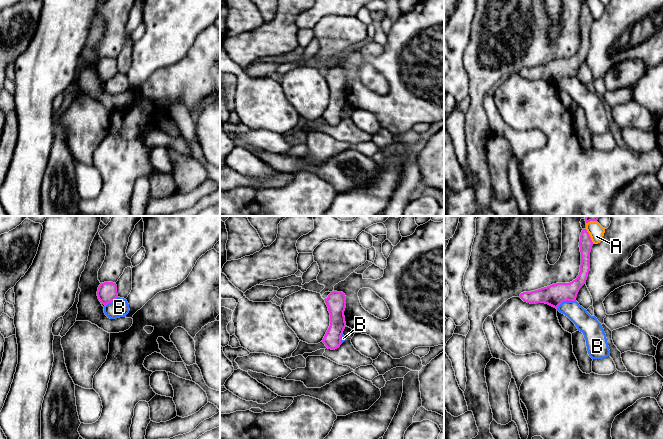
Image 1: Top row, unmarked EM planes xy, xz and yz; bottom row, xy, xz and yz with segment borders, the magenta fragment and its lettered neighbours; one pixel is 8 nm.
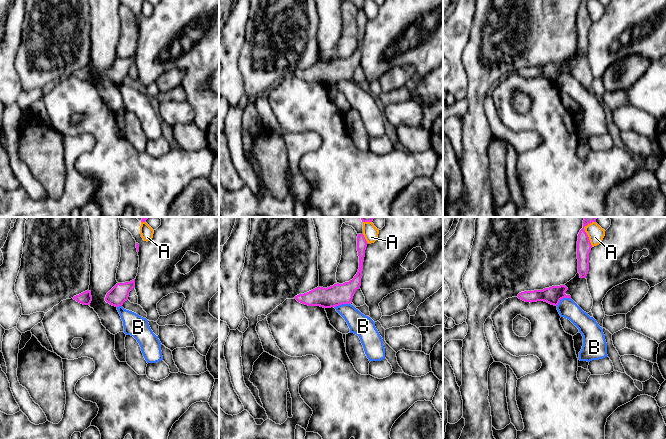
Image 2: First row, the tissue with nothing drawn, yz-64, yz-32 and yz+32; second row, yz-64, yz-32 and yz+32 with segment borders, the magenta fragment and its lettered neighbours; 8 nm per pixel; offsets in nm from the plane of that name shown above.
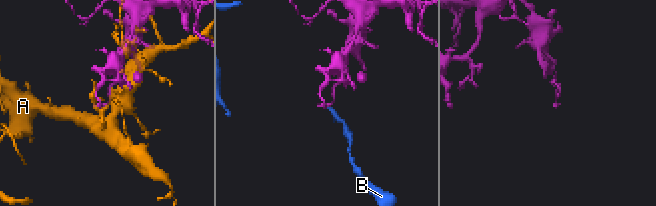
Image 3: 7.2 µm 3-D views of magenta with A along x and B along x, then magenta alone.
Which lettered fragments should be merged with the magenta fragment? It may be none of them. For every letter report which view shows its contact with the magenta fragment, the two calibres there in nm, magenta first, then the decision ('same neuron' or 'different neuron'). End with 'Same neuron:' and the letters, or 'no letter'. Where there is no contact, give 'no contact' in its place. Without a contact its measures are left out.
A: contact in yz; calibres 110 and 120 nm; different neuron
B: contact in yz; calibres 170 and 160 nm; different neuron
Same neuron: no letter

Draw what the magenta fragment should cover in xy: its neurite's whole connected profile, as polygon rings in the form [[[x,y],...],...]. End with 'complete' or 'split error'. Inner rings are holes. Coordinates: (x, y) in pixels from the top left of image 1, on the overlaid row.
[[[101,283],[98,287],[97,296],[100,302],[104,305],[107,305],[114,301],[118,297],[116,283]]] | complete

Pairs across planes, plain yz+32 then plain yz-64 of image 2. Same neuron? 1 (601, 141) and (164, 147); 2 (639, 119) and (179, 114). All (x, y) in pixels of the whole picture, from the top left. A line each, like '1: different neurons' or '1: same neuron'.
1: same neuron
2: same neuron

